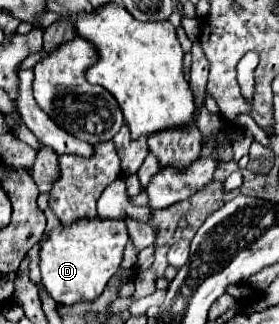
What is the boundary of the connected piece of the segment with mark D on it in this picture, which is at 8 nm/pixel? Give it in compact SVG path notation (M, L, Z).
M99 216L89 222L77 222L77 226L57 228L41 244L39 266L41 282L49 296L57 304L77 304L77 302L95 302L105 290L111 276L119 270L123 262L123 250L129 242L127 226L123 220L101 220Z

